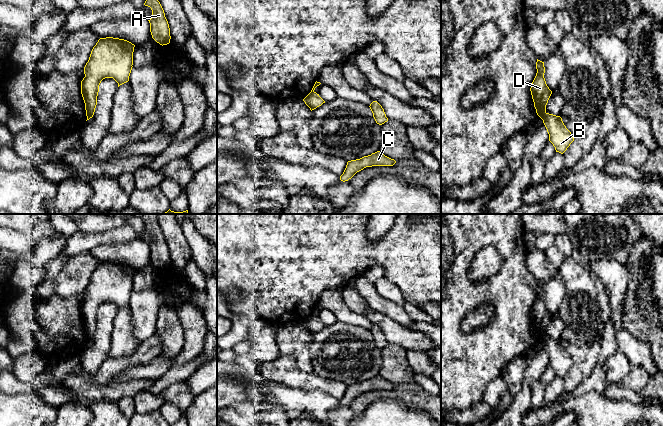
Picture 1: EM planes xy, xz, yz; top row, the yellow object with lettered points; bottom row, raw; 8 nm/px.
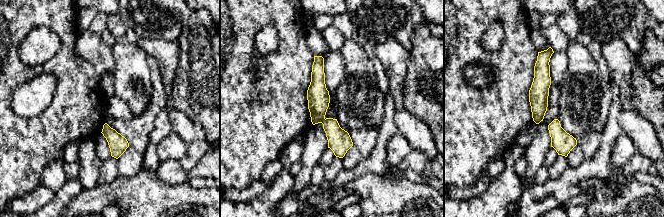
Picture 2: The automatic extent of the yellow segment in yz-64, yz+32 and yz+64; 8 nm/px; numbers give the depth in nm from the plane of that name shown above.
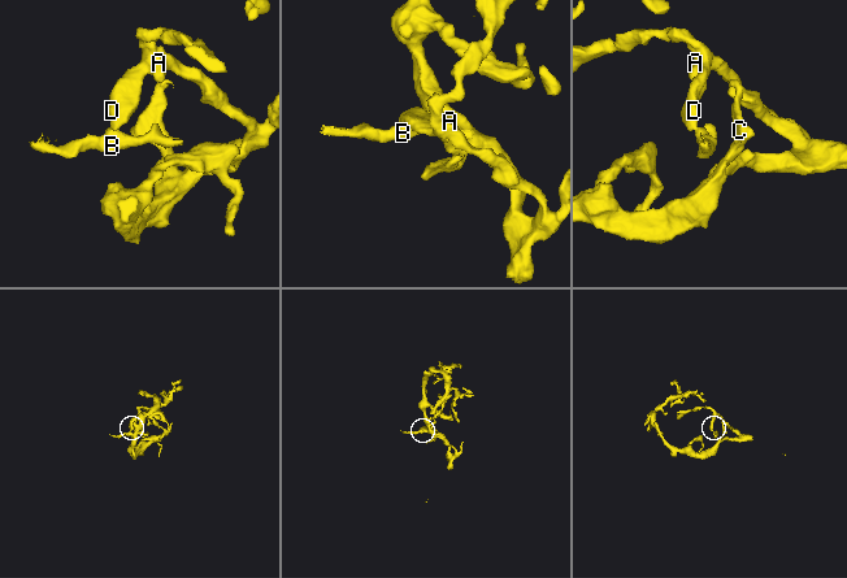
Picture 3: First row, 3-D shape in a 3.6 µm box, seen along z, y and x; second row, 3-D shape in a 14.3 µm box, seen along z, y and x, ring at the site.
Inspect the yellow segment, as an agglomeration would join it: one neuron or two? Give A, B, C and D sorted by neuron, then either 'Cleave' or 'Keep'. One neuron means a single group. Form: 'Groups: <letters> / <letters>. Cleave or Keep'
Groups: A C D / B. Cleave

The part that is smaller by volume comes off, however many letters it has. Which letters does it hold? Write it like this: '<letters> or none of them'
B

